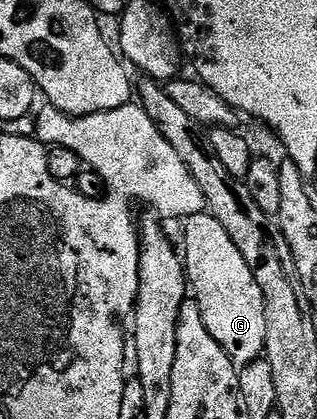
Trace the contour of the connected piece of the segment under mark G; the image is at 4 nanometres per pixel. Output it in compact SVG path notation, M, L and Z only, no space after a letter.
M207 211L186 218L182 237L189 289L201 307L209 335L221 343L225 355L229 355L236 366L249 365L262 358L267 348L265 299L249 263L245 263L245 255L237 251L237 243L229 239L229 231L225 231L223 224Z

